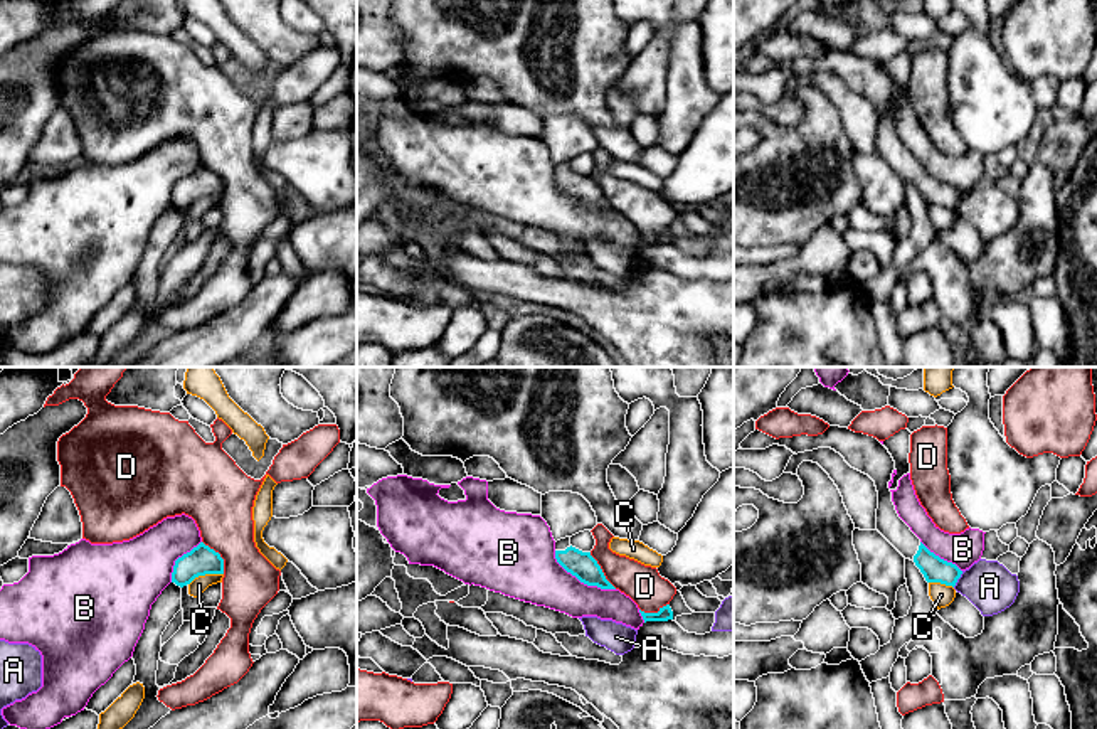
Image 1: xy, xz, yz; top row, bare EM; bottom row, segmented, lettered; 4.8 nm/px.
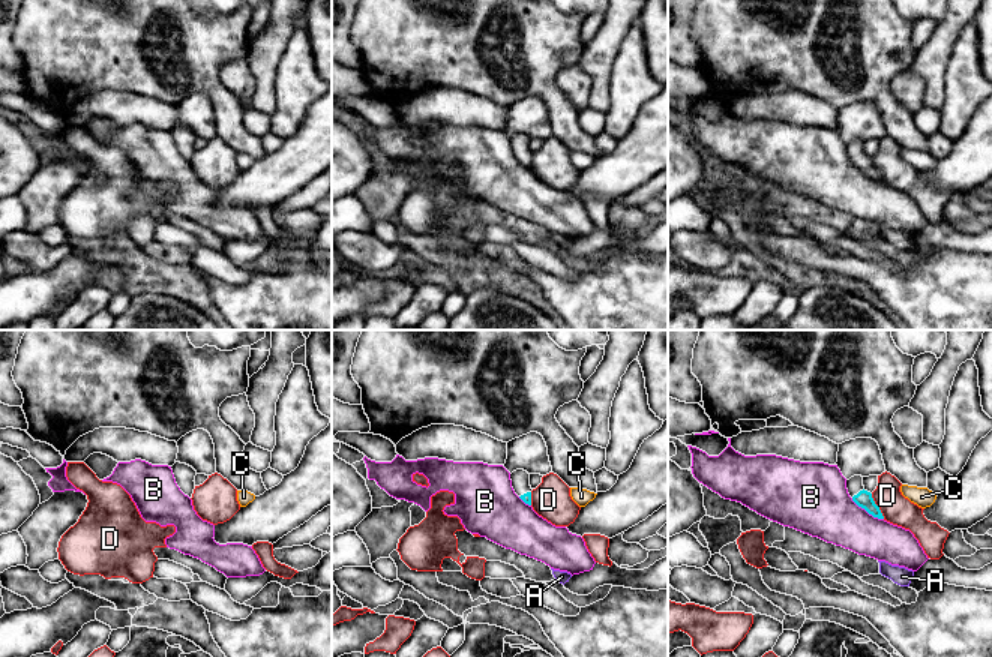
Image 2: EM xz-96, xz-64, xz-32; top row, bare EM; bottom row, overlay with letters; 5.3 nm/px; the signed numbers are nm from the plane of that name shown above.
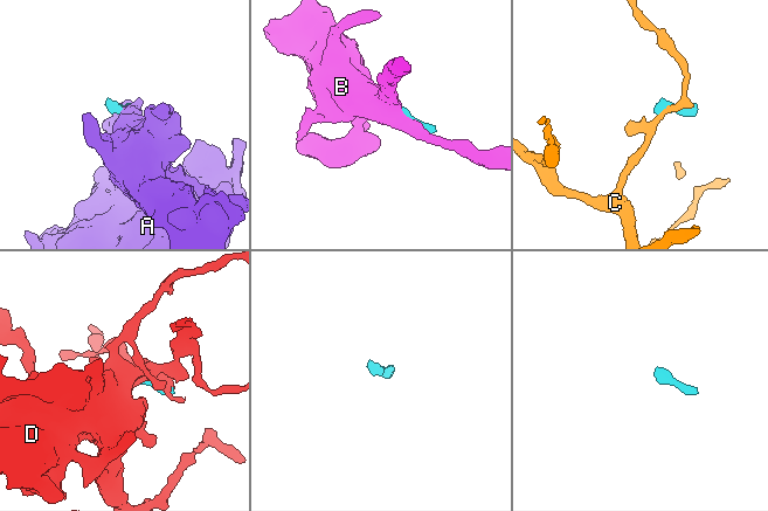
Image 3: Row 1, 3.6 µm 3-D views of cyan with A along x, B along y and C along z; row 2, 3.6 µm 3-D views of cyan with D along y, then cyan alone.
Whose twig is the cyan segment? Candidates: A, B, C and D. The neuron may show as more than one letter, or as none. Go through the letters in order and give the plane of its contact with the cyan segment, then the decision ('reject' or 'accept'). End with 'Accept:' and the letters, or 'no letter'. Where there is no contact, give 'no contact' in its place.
A: meets cyan in yz; reject
B: meets cyan in xz; reject
C: meets cyan in xy; reject
D: meets cyan in xy; reject
Accept: no letter

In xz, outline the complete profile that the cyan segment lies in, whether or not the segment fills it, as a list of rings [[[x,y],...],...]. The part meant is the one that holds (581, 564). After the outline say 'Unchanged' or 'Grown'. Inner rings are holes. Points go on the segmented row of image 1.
[[[570,537],[555,542],[557,562],[580,583],[601,589],[616,589],[604,576],[591,552],[582,552],[570,545]]]. Grown

